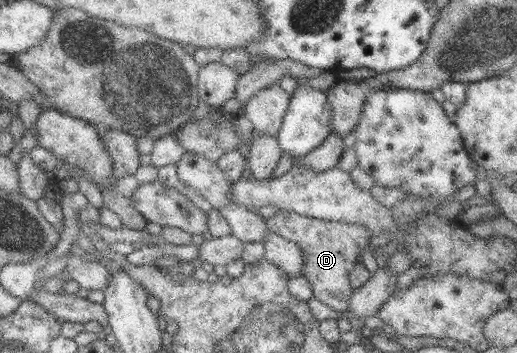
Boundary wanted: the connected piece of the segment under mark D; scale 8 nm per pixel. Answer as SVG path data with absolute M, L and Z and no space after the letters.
M282 209L264 221L268 231L294 243L300 249L303 258L301 275L311 284L313 298L336 312L348 310L352 292L349 272L361 260L363 250L368 248L370 231L359 224L320 220Z

